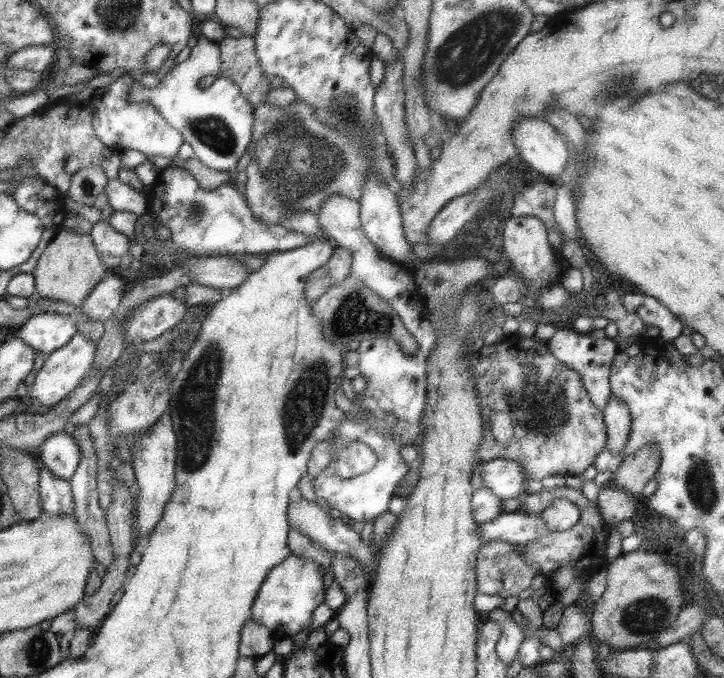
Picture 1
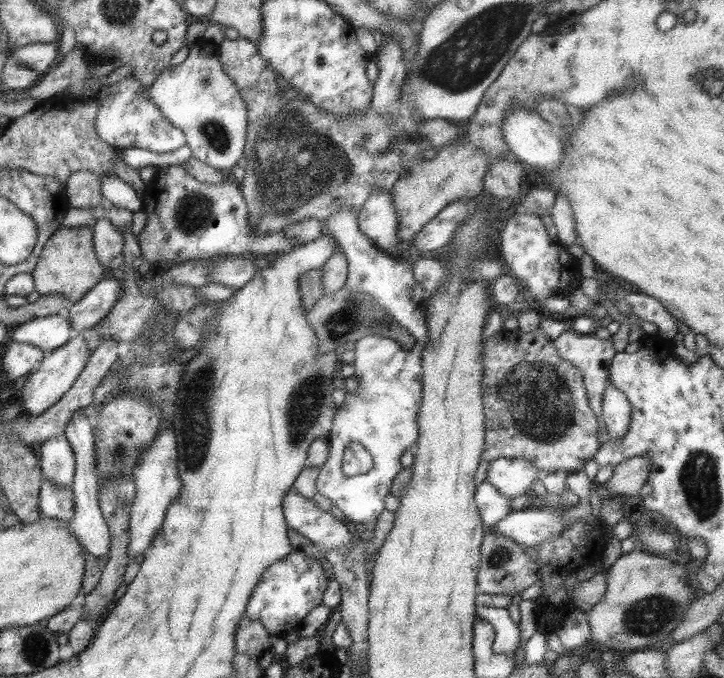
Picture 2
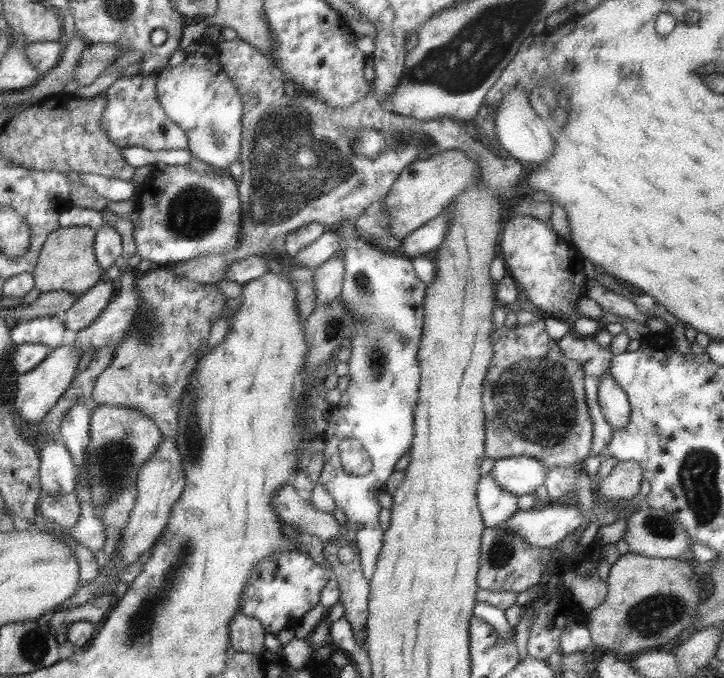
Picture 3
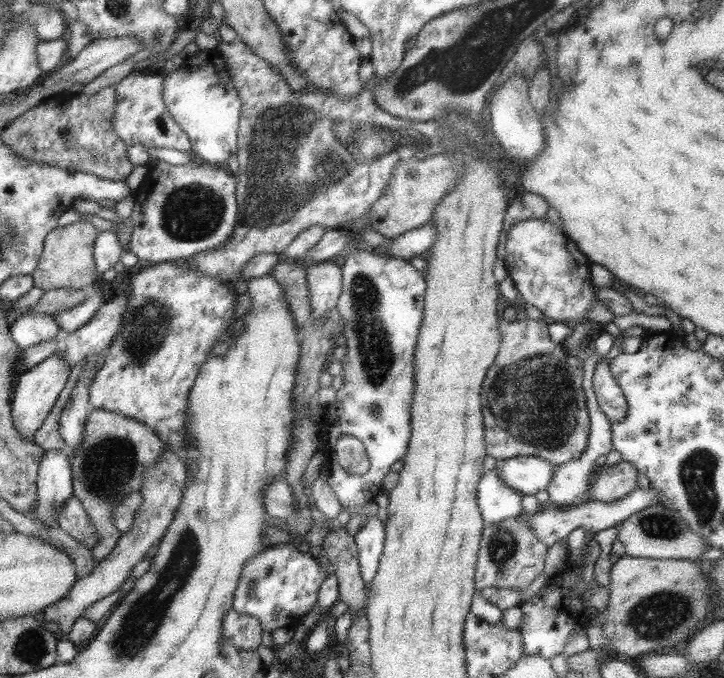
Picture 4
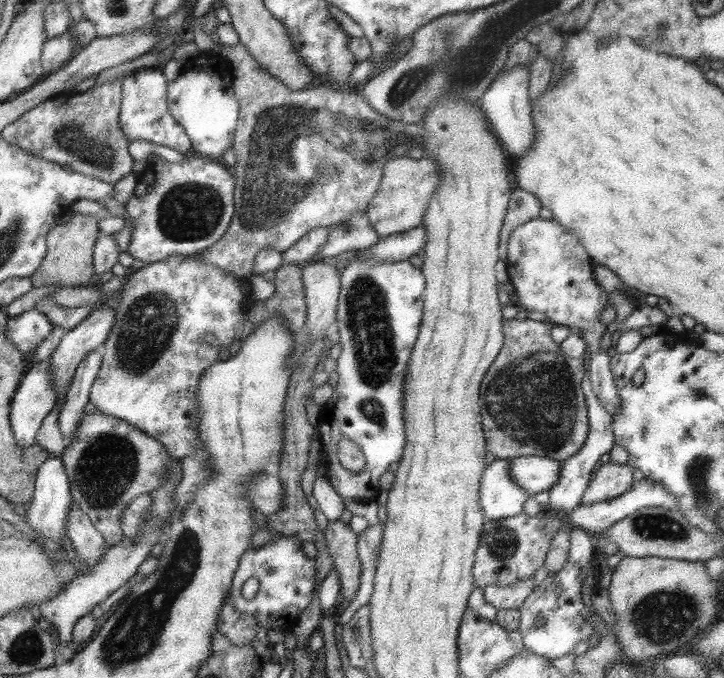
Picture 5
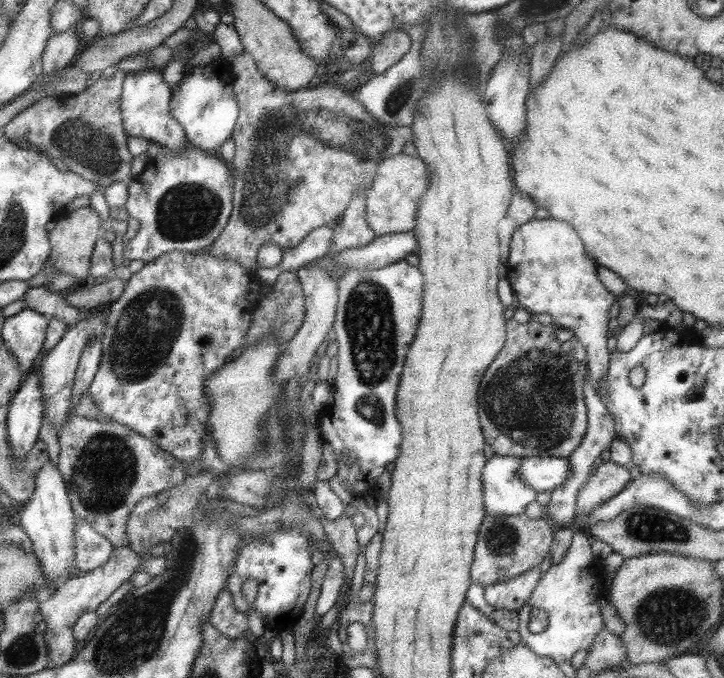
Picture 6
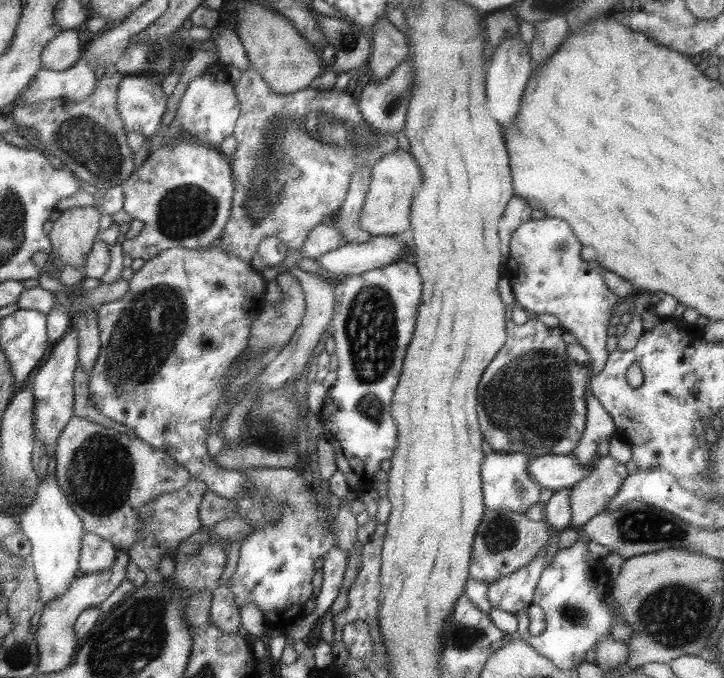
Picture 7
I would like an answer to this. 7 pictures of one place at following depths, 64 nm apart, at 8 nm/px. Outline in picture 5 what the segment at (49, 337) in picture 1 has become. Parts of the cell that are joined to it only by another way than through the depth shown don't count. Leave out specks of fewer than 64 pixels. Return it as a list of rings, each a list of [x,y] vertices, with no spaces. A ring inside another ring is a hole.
[[[27,310],[15,318],[9,318],[5,336],[11,344],[15,344],[15,350],[21,354],[23,360],[31,360],[31,352],[39,348],[39,344],[51,334],[53,324],[43,312]]]

